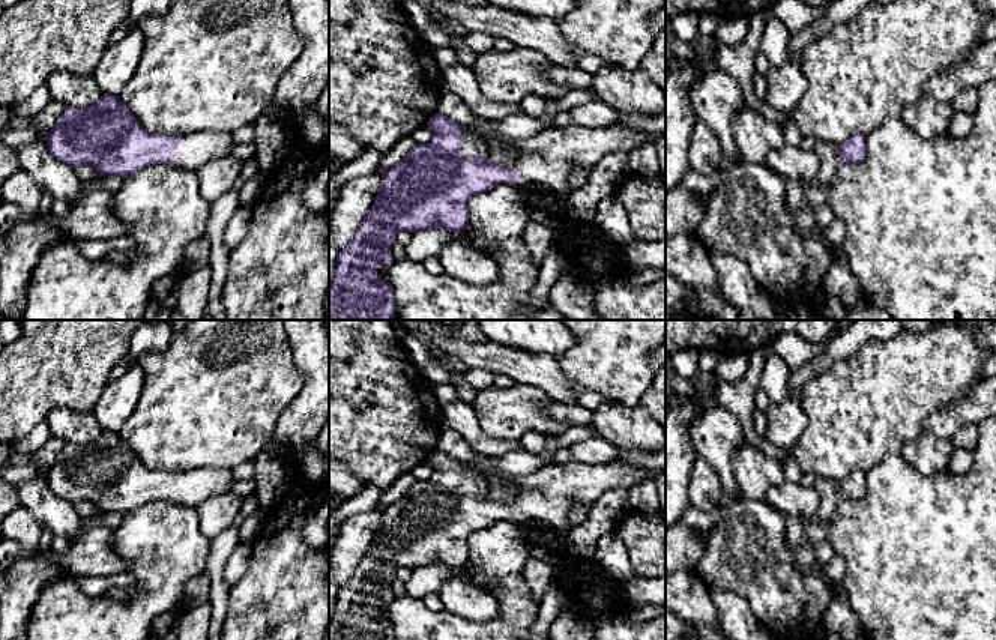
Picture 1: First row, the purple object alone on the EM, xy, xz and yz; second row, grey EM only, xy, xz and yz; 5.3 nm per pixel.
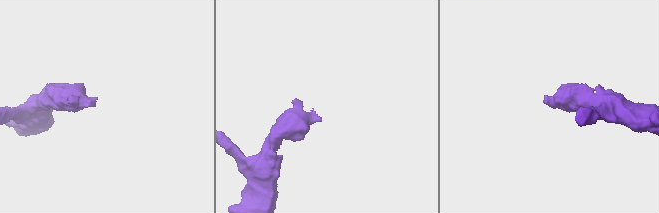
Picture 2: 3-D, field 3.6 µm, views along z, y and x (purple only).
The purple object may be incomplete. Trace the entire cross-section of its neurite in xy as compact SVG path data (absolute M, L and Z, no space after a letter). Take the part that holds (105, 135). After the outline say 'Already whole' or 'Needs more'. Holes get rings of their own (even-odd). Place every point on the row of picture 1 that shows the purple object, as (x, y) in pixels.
M104 95L96 104L87 108L66 107L62 119L45 135L50 153L68 164L69 167L92 167L101 176L129 176L141 168L153 164L174 164L179 168L197 170L201 165L224 156L236 156L242 162L254 159L255 147L252 141L236 143L231 134L227 132L200 132L183 137L170 137L162 134L149 134L140 122L134 117L129 108L120 101L117 95Z. Needs more

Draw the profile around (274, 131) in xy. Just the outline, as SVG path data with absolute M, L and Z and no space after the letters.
M270 107L255 120L254 159L264 177L284 164L291 141L293 125L282 108Z

